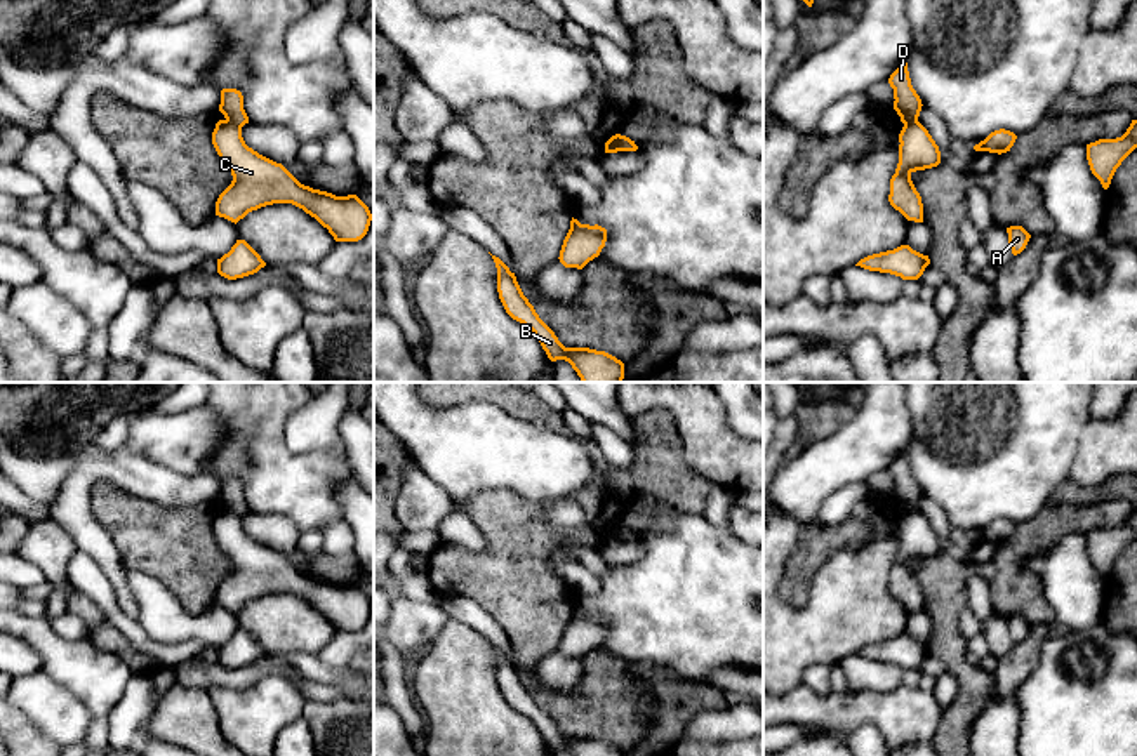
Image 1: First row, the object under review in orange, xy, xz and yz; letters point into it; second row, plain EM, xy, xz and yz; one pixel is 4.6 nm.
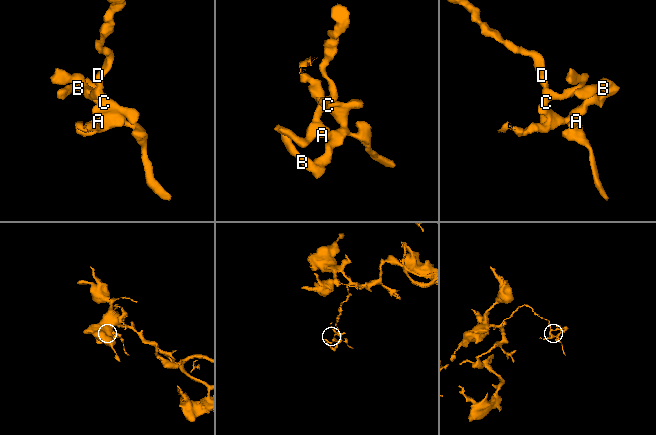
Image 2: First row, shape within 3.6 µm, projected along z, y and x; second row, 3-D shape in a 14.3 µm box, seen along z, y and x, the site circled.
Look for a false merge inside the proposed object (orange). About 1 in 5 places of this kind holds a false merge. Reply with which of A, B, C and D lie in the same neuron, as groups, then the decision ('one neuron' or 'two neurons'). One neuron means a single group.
groups A B C / D; two neurons

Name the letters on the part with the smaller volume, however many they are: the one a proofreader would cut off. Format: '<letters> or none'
A, B, C

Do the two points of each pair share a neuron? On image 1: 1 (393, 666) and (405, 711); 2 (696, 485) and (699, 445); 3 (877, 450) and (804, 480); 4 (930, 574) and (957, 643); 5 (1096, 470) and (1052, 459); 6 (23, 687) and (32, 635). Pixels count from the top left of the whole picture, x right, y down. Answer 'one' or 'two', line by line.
1: one
2: two
3: one
4: one
5: two
6: two

